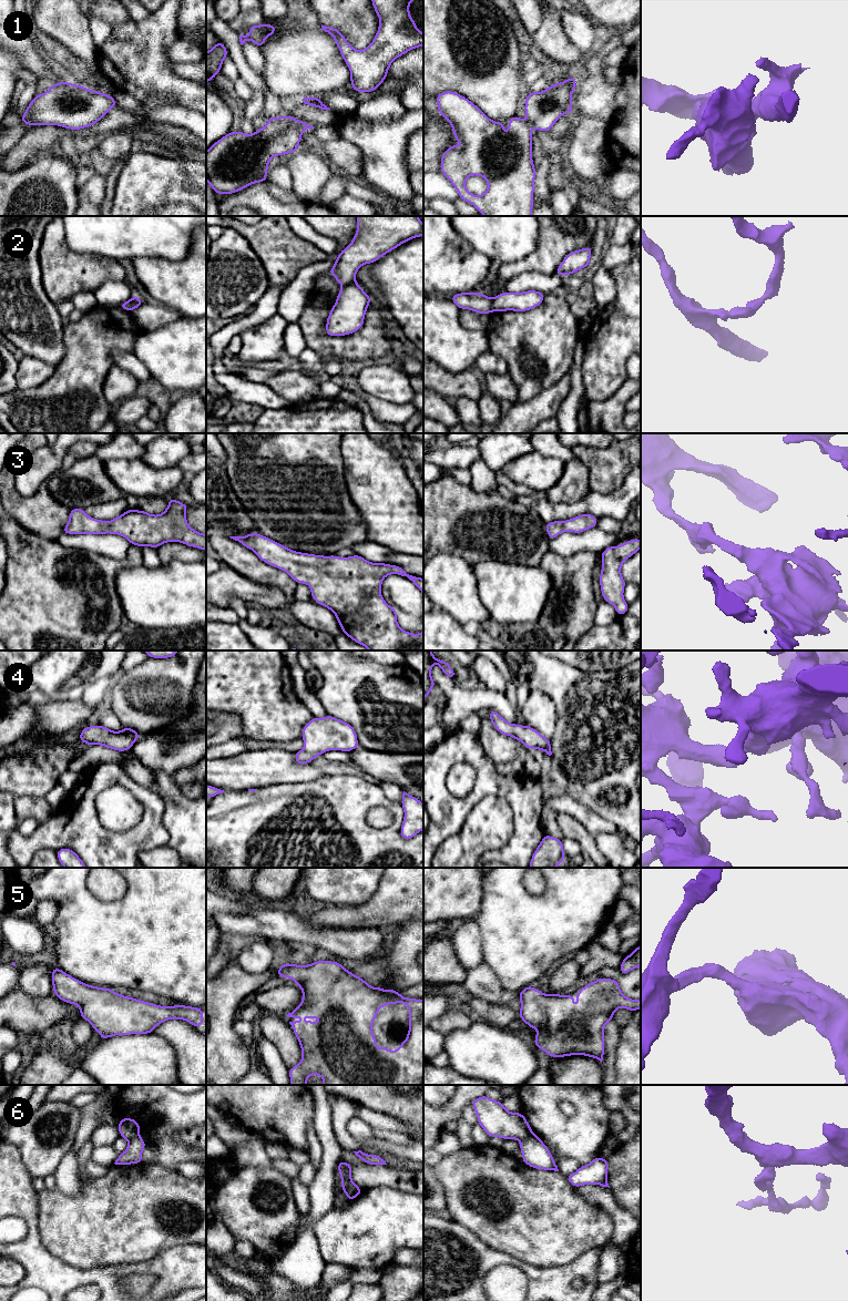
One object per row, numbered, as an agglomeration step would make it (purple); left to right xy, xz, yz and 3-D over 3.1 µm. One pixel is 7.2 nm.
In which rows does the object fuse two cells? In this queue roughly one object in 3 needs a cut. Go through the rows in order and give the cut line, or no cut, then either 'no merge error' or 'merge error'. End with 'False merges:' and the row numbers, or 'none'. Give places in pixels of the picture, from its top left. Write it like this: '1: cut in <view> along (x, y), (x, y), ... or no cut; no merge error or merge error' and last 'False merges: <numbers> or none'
1: no cut; no merge error
2: cut in xz along (355, 282), (343, 286); merge error
3: no cut; no merge error
4: no cut; no merge error
5: no cut; no merge error
6: cut in yz along (533, 1134), (520, 1141); merge error
False merges: 2, 6

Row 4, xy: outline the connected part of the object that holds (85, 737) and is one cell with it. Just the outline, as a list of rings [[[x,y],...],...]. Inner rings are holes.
[[[102,725],[88,726],[81,730],[79,739],[88,746],[101,745],[116,751],[131,750],[141,735],[132,728],[123,727],[123,730],[114,731]]]

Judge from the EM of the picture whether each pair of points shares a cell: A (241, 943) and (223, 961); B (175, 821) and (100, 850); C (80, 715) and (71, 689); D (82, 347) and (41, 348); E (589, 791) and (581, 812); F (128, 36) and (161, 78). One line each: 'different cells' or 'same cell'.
A: same cell
B: different cells
C: different cells
D: different cells
E: different cells
F: same cell

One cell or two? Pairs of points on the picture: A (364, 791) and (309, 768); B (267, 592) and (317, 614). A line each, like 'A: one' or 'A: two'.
A: two
B: one

